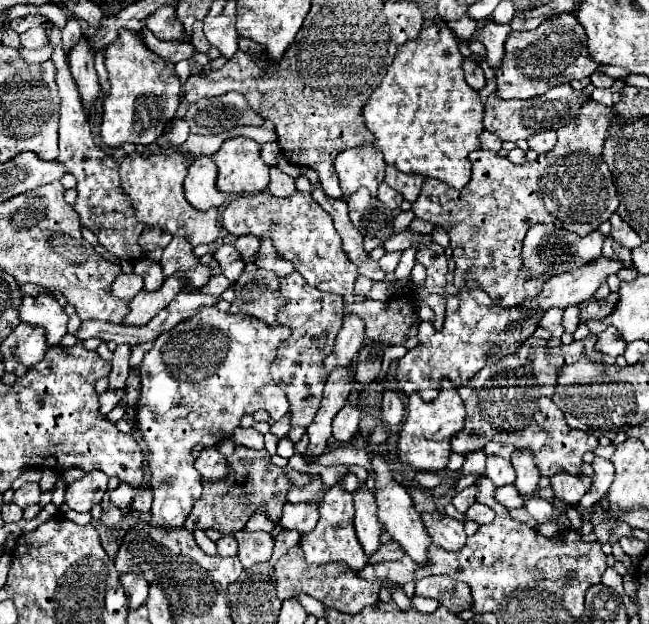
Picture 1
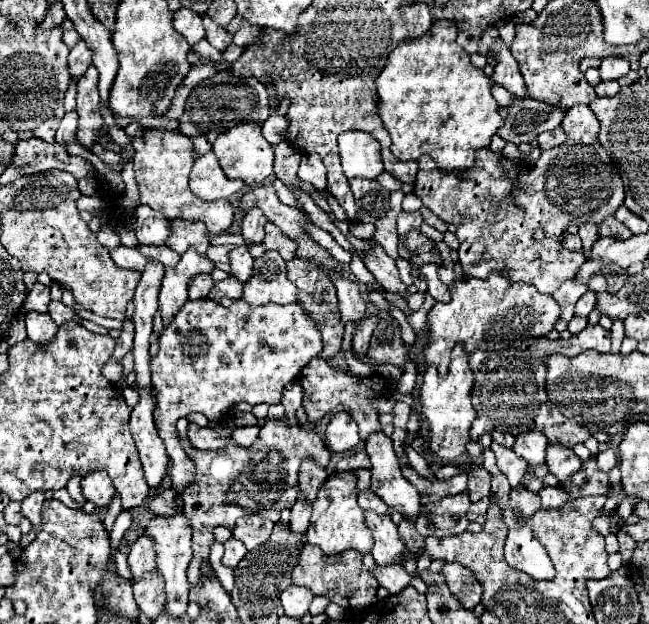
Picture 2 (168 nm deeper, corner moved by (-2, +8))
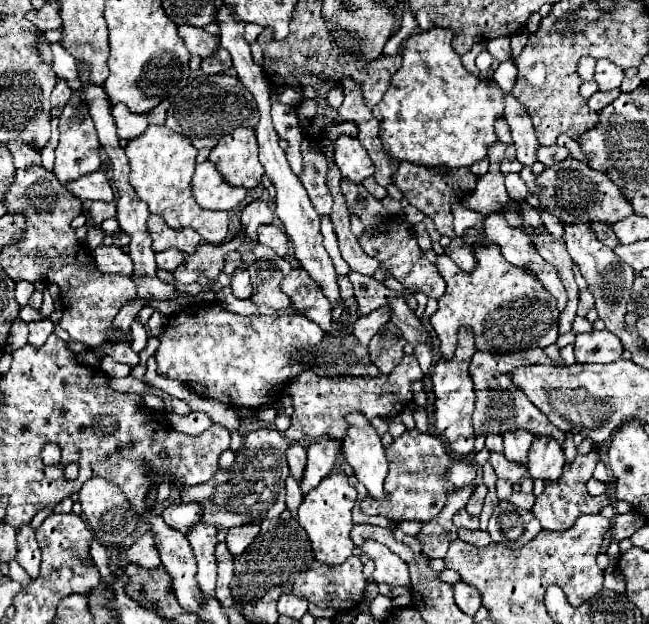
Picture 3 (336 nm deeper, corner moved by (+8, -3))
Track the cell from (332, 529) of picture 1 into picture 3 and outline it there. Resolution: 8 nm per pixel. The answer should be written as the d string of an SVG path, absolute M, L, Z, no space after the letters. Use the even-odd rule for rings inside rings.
M331 472L325 480L321 480L321 484L317 488L313 488L303 504L299 506L299 524L305 528L305 532L311 538L313 544L313 554L319 562L327 564L327 566L337 566L341 562L345 562L353 550L355 544L349 538L349 532L353 528L351 524L351 510L355 506L357 500L357 492L355 488L349 484L347 474L341 472Z

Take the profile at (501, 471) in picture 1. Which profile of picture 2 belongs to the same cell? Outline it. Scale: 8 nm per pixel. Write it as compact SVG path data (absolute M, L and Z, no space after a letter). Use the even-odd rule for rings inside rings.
M493 443L493 445L491 445L491 451L493 451L495 457L497 457L497 467L499 467L499 471L509 479L511 487L519 485L519 483L523 481L523 477L525 477L525 461L519 459L519 457L513 453L513 449L507 449L507 447L499 445L499 443Z

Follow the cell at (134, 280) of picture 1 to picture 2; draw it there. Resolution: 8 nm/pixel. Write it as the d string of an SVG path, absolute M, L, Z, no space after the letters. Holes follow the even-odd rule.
M119 247L115 251L111 251L111 259L115 261L115 265L119 269L131 269L131 271L139 271L143 273L145 265L147 265L147 259L135 249L135 247Z

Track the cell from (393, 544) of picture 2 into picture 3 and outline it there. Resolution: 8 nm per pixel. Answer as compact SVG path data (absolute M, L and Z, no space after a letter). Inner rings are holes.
M367 540L361 546L363 554L367 554L373 562L375 562L375 582L385 582L389 586L405 586L407 590L411 590L411 578L409 578L409 568L407 564L395 556L387 546L375 542L375 540Z

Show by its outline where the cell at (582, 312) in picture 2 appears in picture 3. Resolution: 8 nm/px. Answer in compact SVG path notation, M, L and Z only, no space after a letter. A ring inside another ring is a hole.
M583 290L579 294L579 308L577 308L577 316L587 316L587 312L593 308L593 294L589 290Z

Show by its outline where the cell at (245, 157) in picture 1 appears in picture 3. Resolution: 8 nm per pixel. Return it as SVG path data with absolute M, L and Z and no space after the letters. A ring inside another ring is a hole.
M235 128L225 134L211 150L209 162L213 162L233 186L255 188L265 174L257 158L257 138L253 128Z

